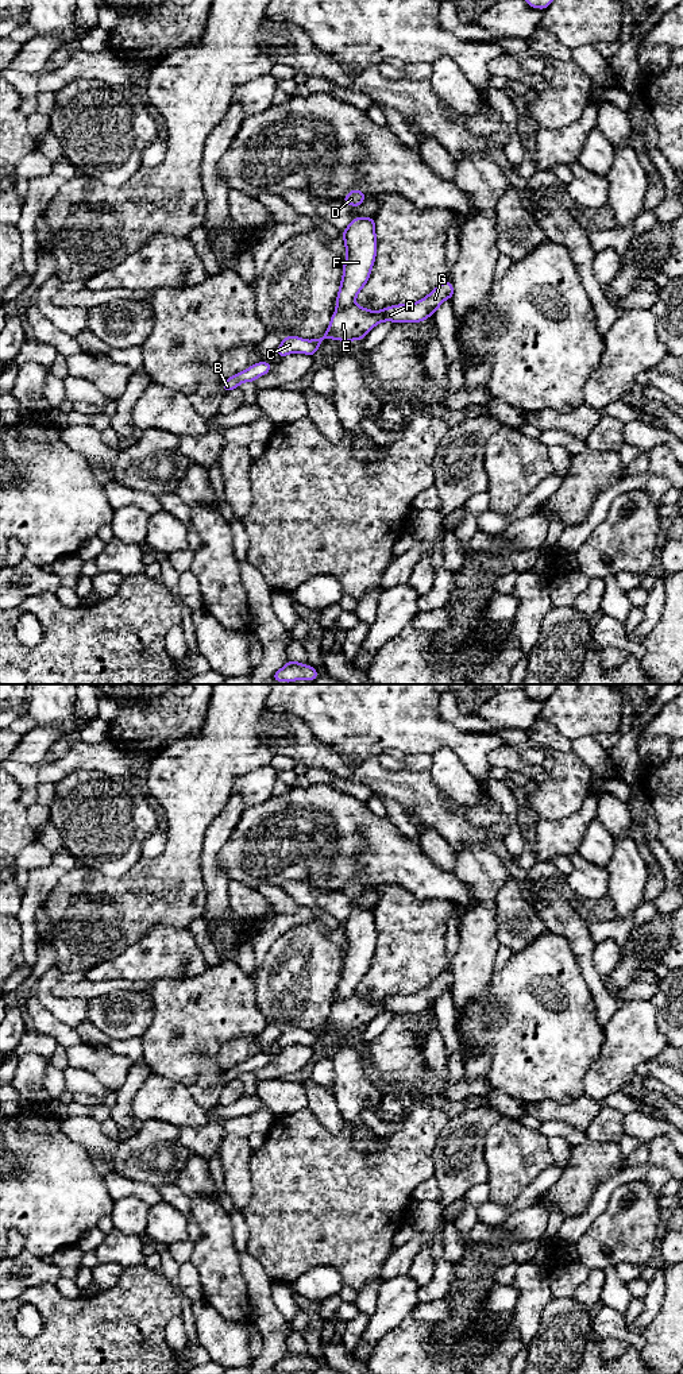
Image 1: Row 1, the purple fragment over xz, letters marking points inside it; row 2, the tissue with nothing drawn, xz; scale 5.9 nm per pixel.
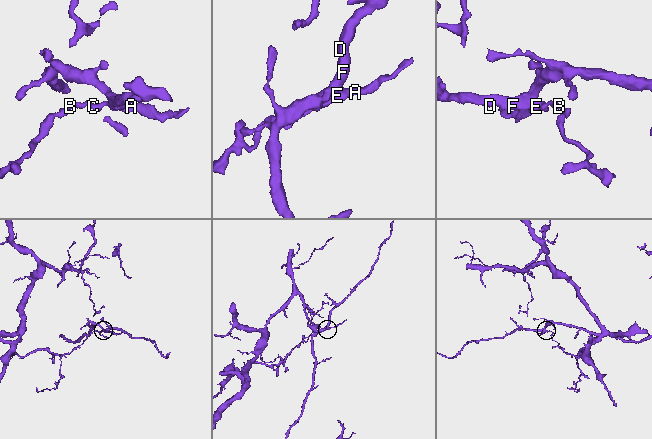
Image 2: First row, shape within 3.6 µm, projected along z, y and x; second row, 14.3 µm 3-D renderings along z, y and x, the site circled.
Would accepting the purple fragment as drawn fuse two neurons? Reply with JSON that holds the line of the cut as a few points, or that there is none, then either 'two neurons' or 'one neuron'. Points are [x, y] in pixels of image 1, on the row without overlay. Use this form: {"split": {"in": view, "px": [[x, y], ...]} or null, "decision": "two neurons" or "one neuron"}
{"split": {"in": "xz", "px": [[354, 994], [336, 1002]]}, "decision": "two neurons"}

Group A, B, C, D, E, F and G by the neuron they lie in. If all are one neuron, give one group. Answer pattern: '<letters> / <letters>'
A B C E G / D F

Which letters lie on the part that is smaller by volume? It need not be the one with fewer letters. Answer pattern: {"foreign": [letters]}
{"foreign": ["D", "F"]}

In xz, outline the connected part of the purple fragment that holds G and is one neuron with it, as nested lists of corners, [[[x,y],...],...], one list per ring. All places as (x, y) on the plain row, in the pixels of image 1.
[[[444,972],[422,991],[409,996],[393,996],[373,1003],[359,996],[337,1000],[331,1008],[327,1023],[315,1031],[305,1031],[298,1027],[285,1027],[277,1046],[283,1049],[292,1043],[315,1046],[324,1030],[342,1033],[362,1031],[377,1015],[382,1012],[418,1014],[435,1006],[444,991],[452,989],[454,977]]]

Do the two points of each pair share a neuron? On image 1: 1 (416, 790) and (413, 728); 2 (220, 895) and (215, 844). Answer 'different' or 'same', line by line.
1: different
2: same

